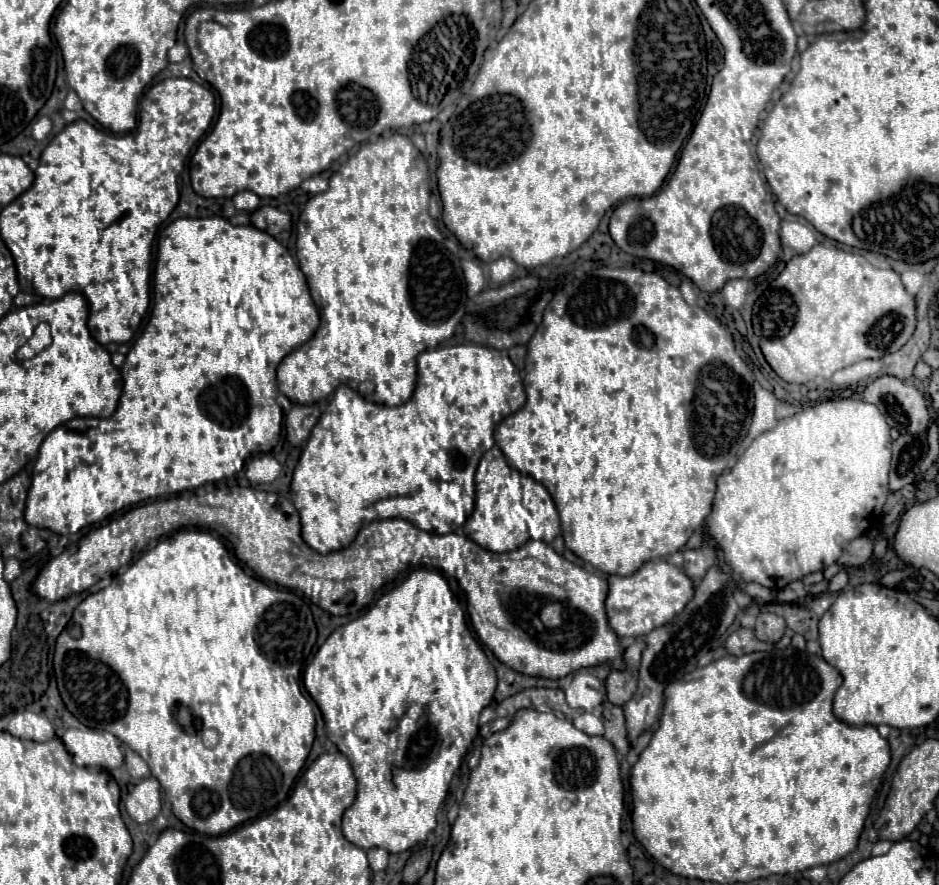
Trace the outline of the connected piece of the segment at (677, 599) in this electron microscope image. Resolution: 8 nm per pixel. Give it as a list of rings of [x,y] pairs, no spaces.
[[[647,561],[643,567],[629,577],[609,577],[609,595],[605,601],[609,625],[619,637],[643,637],[655,627],[675,619],[679,611],[691,601],[695,593],[695,581],[685,573],[683,567],[667,561]]]

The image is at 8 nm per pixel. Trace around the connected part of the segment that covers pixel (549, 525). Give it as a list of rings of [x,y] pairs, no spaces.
[[[499,447],[489,449],[481,457],[475,473],[475,491],[475,511],[467,518],[463,530],[467,537],[483,549],[505,553],[515,551],[529,539],[551,543],[561,531],[559,513],[547,489],[532,477],[515,471]]]

